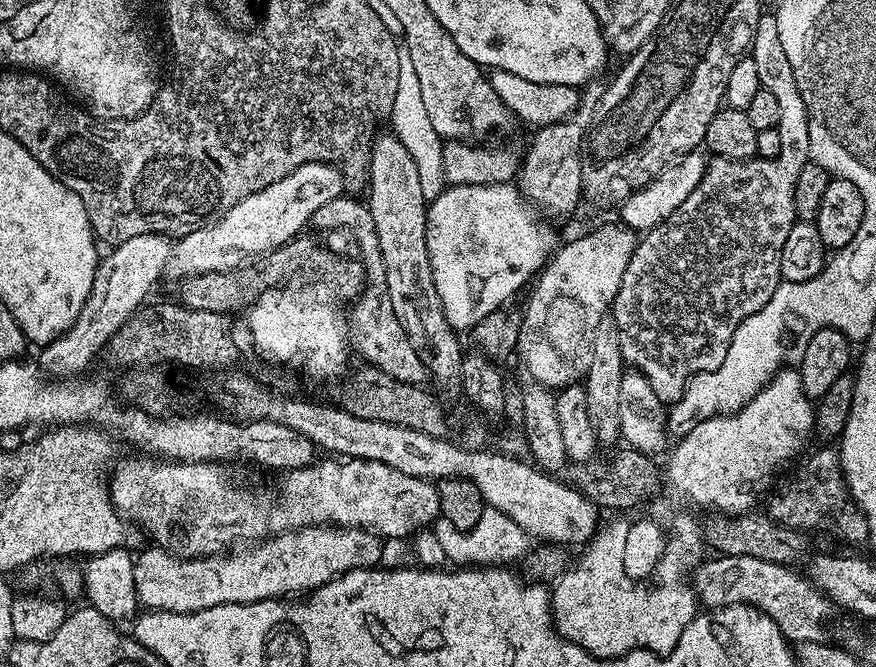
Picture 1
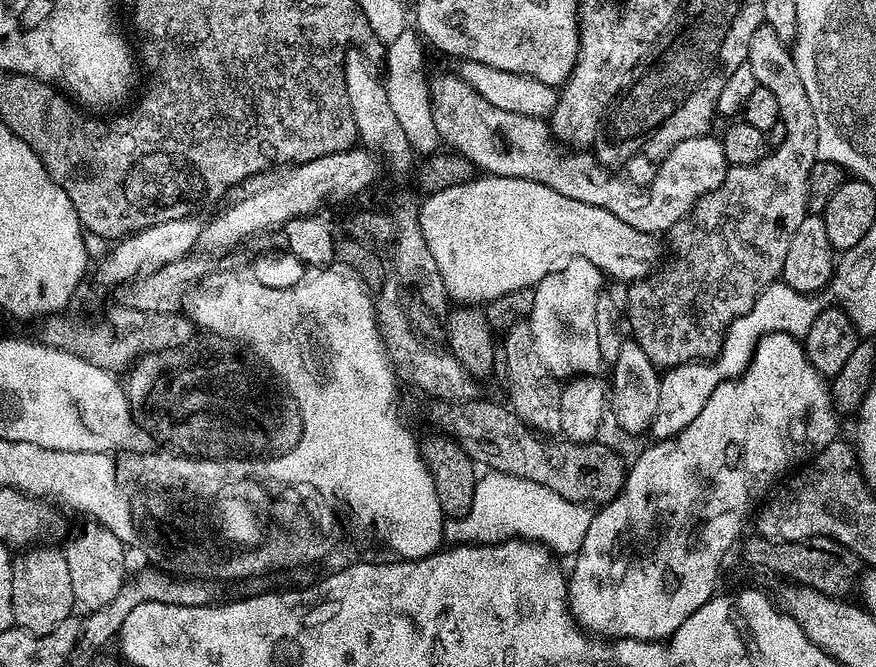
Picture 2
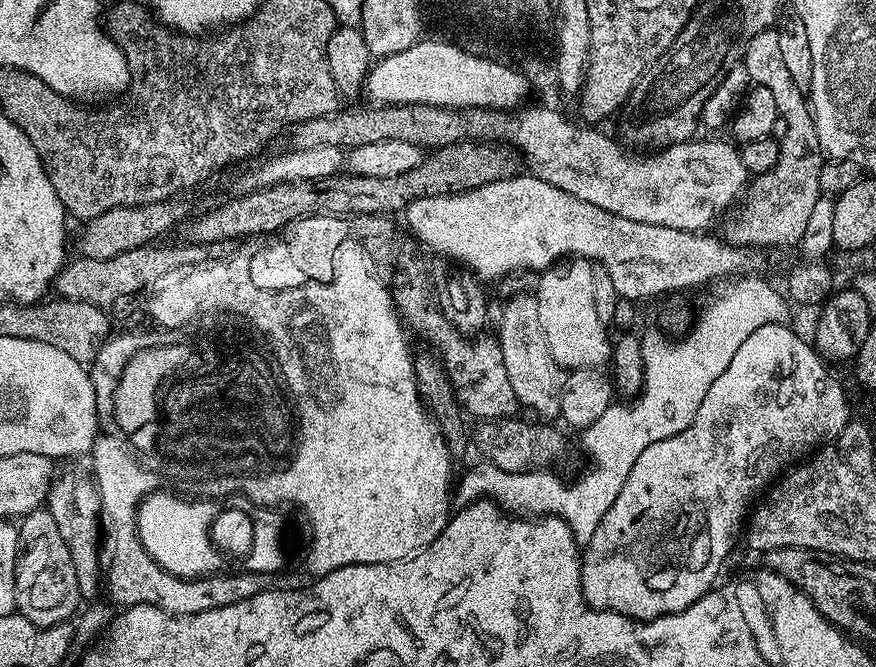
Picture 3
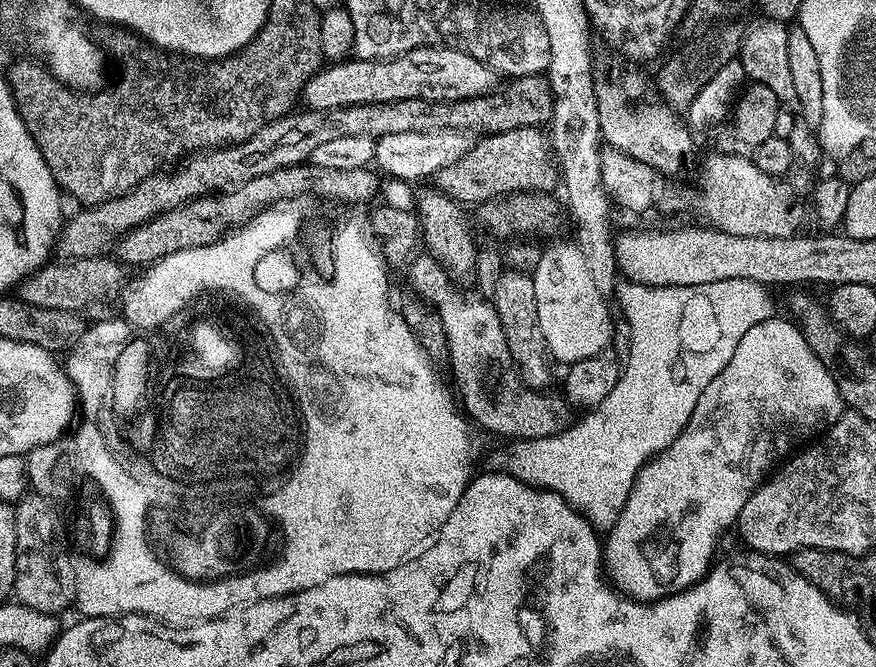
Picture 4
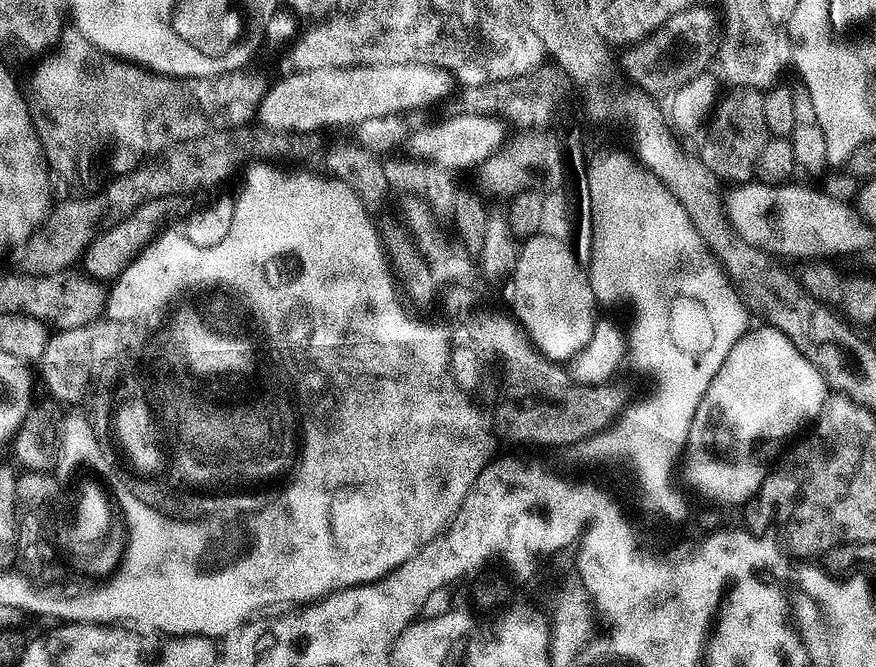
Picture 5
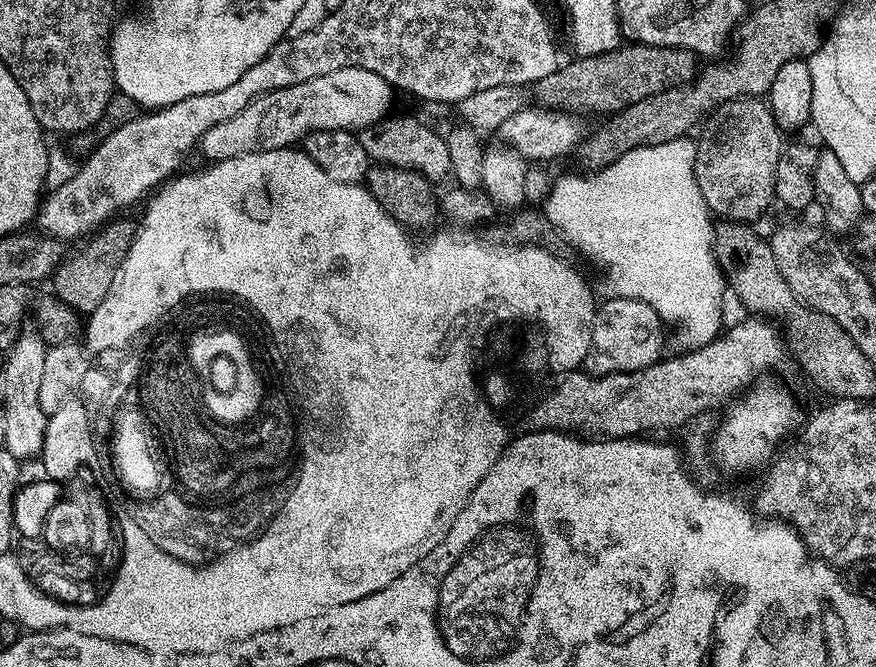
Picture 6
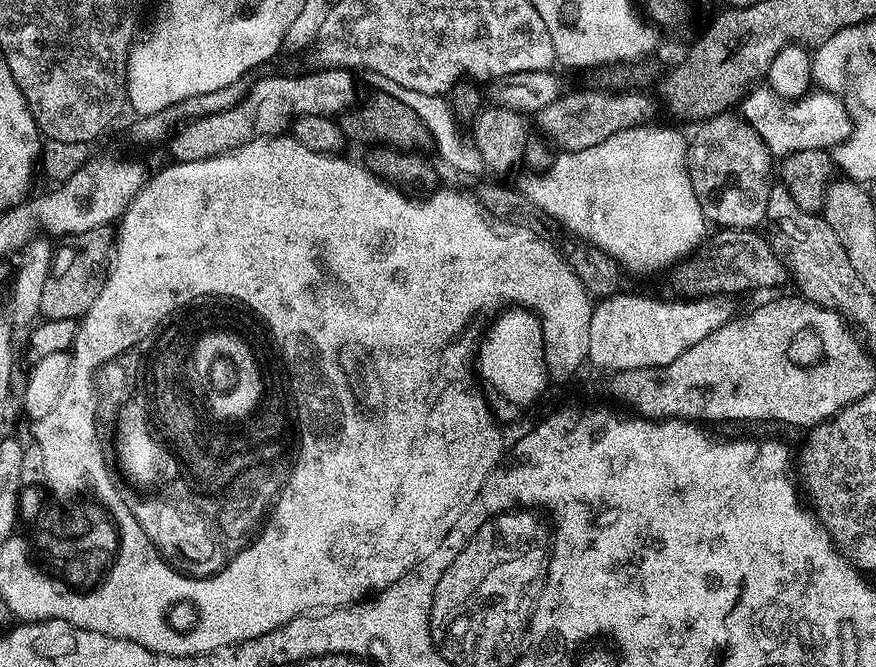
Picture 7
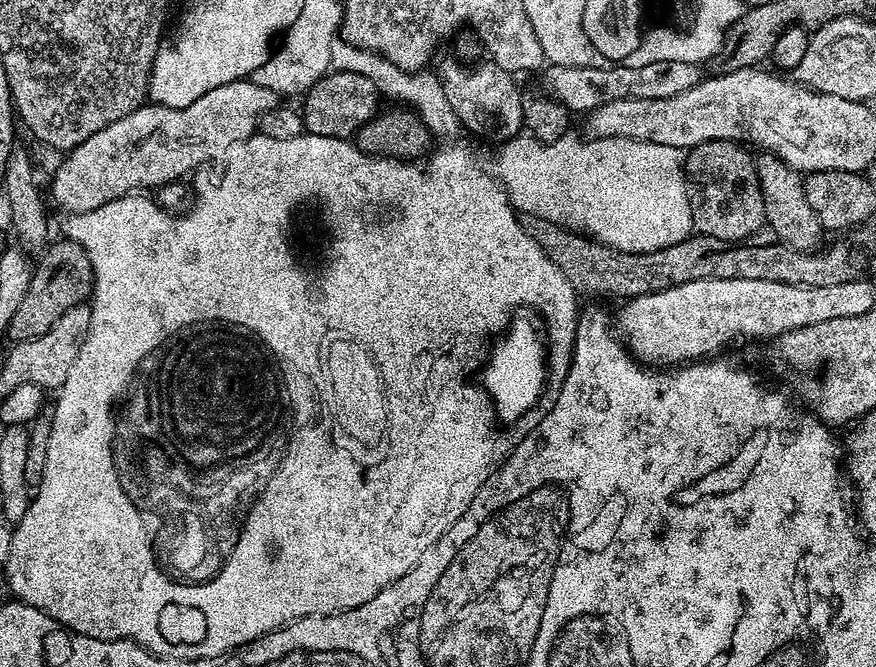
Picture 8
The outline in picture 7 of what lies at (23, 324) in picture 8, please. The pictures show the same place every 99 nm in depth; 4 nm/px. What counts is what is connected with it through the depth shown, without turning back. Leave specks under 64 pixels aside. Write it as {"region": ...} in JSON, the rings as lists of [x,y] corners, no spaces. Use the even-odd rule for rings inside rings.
{"region":[[[111,227],[86,230],[82,234],[61,239],[52,254],[46,286],[42,286],[40,316],[44,320],[79,321],[83,318],[90,310],[93,299],[102,294],[113,251],[114,232]]]}

